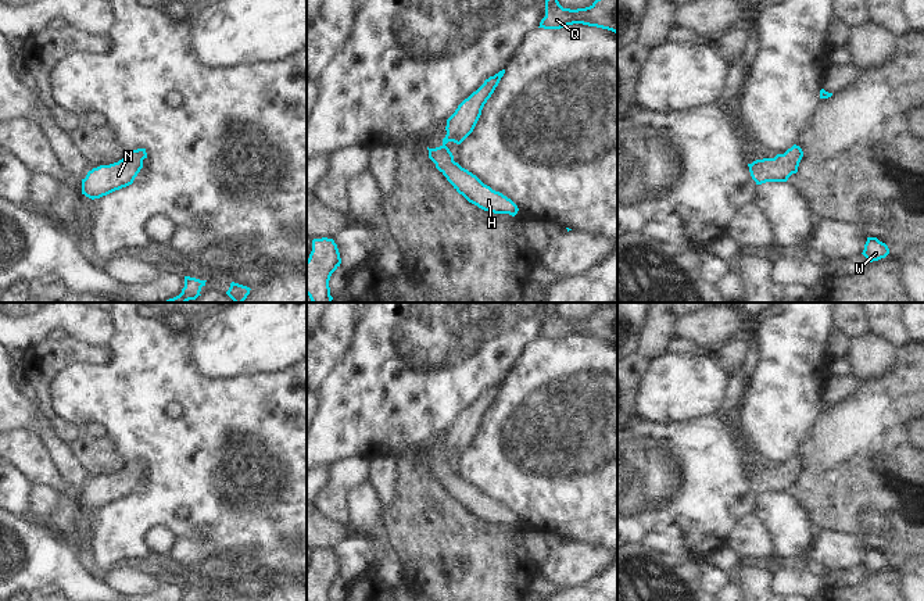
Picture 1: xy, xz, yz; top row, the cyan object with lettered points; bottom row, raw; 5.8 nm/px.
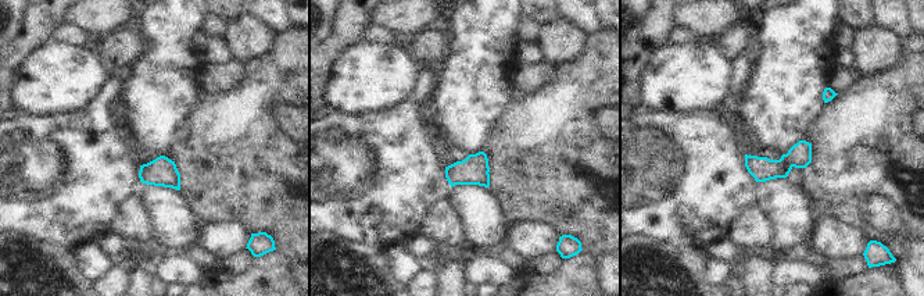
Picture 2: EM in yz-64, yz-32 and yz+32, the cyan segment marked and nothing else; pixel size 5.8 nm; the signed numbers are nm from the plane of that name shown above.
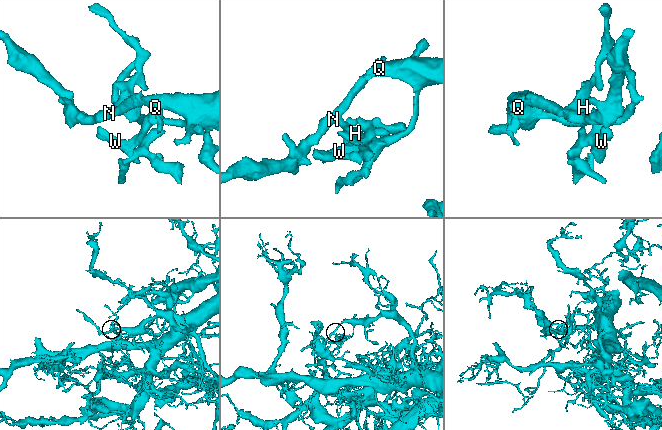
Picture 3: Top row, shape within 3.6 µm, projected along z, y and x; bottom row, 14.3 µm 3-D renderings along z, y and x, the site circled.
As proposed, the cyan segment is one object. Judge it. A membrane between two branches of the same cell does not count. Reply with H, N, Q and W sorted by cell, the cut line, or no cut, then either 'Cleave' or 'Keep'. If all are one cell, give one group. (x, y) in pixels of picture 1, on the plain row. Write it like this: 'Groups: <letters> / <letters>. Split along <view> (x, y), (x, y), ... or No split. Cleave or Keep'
Groups: H N Q W. No split. Keep

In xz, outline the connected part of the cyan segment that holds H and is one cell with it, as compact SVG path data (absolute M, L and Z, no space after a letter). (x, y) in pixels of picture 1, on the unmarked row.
M505 380L486 390L476 403L458 416L455 423L447 430L447 446L443 450L443 455L436 459L427 458L427 461L429 469L436 475L436 479L469 514L484 522L515 527L519 522L517 516L455 473L452 464L445 457L448 452L461 455L473 443L484 415L494 404L504 384Z

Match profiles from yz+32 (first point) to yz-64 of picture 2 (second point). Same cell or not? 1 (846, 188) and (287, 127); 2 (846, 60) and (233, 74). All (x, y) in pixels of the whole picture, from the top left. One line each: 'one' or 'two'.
1: two
2: two

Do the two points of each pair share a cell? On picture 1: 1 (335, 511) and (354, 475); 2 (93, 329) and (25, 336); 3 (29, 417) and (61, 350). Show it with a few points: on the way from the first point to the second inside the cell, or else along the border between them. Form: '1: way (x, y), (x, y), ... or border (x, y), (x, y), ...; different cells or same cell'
1: way (335, 503), (339, 490), (346, 483); same cell
2: way (76, 319), (47, 319), (42, 324); same cell
3: border (42, 412), (54, 429); different cells

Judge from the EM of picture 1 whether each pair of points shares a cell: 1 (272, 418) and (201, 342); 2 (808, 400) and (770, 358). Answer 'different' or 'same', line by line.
1: different
2: same

